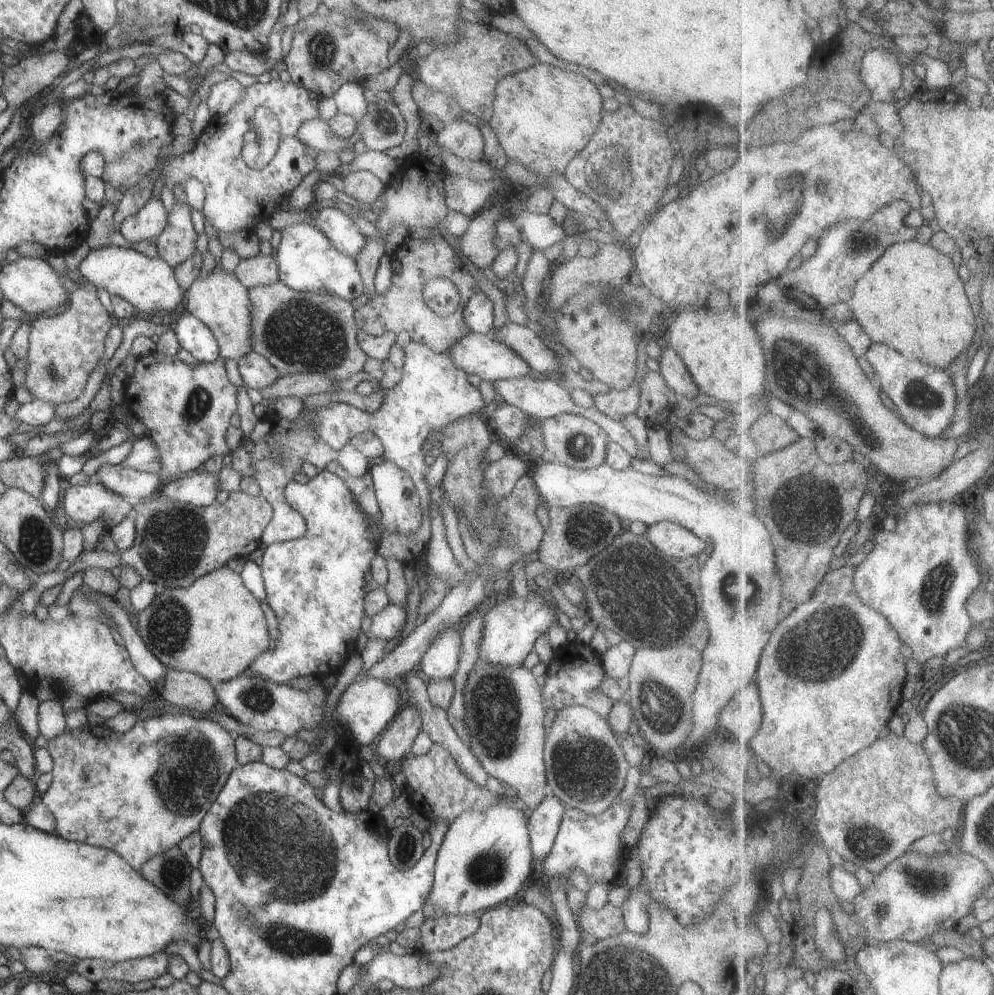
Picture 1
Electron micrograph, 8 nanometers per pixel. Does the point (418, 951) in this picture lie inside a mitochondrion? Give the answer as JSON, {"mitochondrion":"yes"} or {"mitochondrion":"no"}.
{"mitochondrion":"no"}

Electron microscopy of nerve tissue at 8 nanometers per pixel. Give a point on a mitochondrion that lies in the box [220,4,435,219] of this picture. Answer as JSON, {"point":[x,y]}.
{"point":[322,44]}

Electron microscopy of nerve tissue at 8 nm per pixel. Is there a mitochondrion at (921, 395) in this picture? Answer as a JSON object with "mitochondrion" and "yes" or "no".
{"mitochondrion":"yes"}

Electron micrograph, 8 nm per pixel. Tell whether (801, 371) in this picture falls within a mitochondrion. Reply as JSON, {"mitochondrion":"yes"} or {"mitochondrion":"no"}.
{"mitochondrion":"yes"}

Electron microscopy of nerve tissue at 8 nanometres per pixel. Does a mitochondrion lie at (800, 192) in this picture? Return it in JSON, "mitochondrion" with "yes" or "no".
{"mitochondrion":"yes"}

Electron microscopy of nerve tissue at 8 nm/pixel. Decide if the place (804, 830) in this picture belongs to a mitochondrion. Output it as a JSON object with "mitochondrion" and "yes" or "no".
{"mitochondrion":"no"}

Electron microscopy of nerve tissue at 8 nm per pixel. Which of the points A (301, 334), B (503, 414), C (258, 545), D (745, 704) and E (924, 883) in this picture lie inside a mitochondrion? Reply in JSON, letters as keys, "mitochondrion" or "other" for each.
{"A":"mitochondrion","B":"other","C":"other","D":"other","E":"mitochondrion"}

